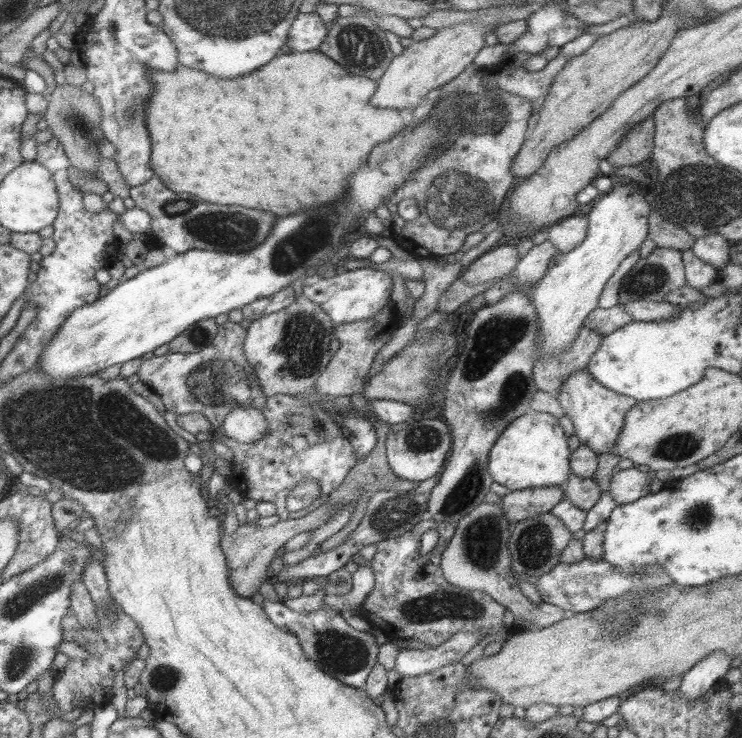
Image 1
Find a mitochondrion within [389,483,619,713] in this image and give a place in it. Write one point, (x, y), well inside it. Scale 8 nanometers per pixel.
(436, 606)

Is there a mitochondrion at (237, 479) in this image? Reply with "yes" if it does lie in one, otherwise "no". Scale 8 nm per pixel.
no

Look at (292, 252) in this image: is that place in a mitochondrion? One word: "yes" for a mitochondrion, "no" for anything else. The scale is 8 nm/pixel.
yes

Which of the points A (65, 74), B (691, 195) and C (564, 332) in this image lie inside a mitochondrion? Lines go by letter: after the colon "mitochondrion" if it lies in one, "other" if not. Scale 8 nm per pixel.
A: other
B: mitochondrion
C: other

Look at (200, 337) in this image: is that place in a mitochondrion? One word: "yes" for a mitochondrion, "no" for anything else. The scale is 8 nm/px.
yes

